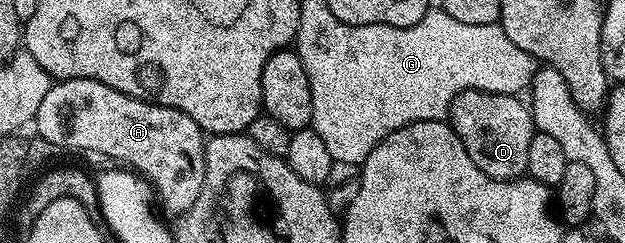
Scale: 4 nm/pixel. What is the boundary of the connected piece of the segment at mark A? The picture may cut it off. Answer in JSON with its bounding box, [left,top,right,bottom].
[35,79,207,217]

